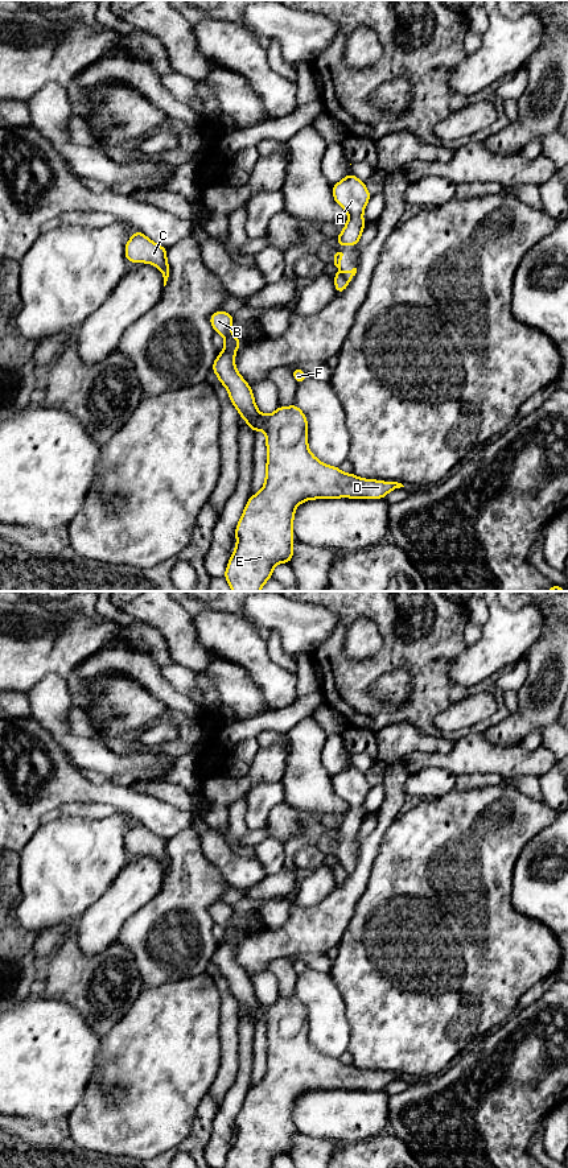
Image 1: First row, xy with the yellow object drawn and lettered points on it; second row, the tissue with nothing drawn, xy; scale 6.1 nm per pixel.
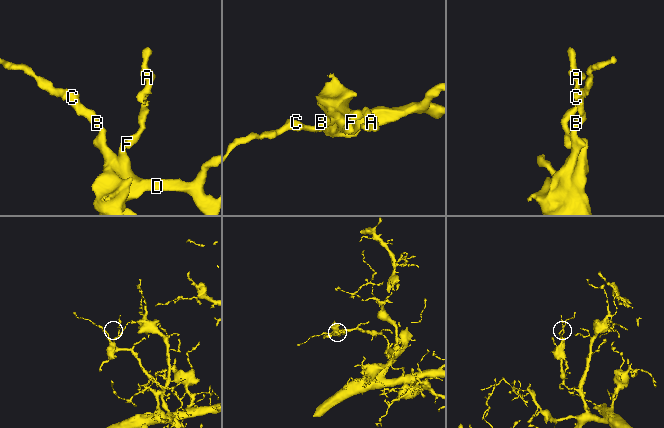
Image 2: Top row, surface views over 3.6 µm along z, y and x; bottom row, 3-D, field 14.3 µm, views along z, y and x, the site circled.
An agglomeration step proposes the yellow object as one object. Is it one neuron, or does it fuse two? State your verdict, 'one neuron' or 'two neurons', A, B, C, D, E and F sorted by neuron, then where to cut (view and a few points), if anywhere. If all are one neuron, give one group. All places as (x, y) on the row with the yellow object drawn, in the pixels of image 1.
two neurons; groups A / B C D E F; cut xy (342, 275), (349, 280)

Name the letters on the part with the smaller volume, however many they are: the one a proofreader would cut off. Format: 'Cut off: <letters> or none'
Cut off: A

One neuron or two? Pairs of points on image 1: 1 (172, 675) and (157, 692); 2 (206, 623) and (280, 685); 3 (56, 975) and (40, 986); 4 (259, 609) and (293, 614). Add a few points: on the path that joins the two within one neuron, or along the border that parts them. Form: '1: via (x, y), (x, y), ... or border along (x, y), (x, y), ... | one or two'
1: border along (160, 667), (160, 673), (188, 697) | two
2: via (225, 635), (229, 635), (262, 668) | one
3: border along (41, 973), (45, 981), (42, 995) | two
4: via (267, 611), (285, 614) | one

